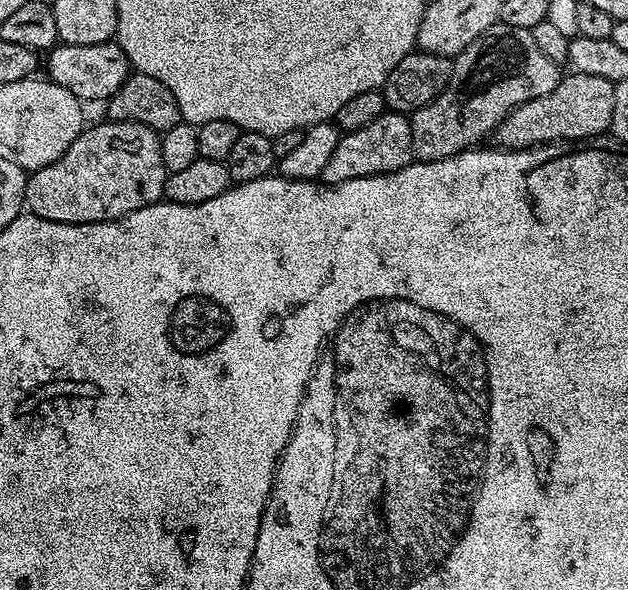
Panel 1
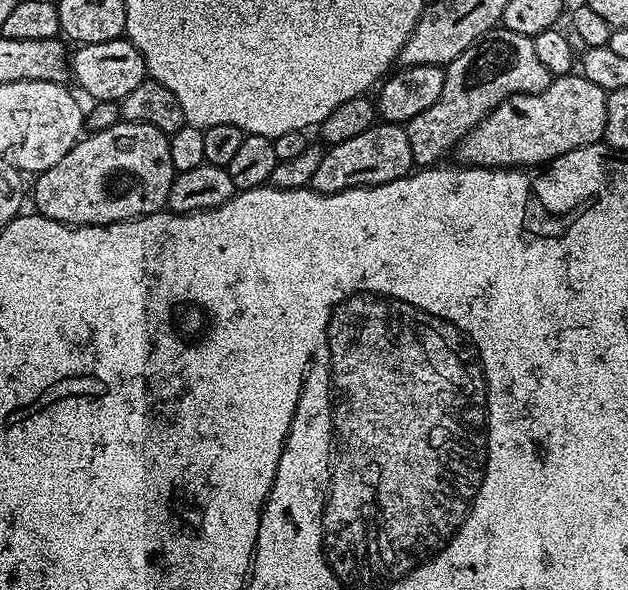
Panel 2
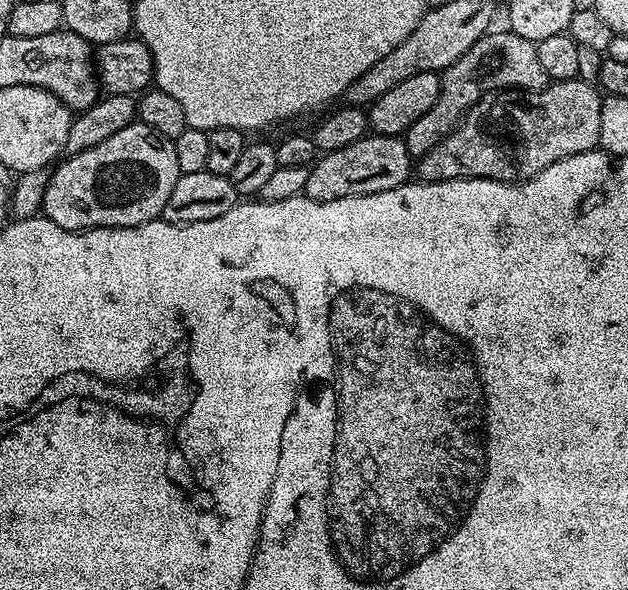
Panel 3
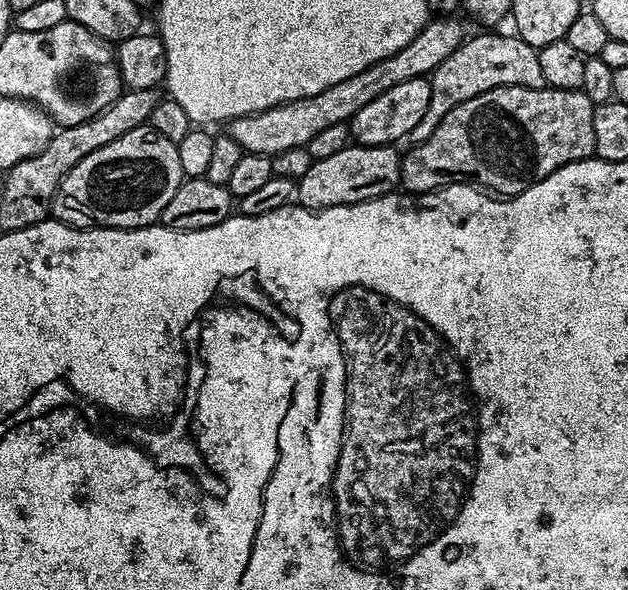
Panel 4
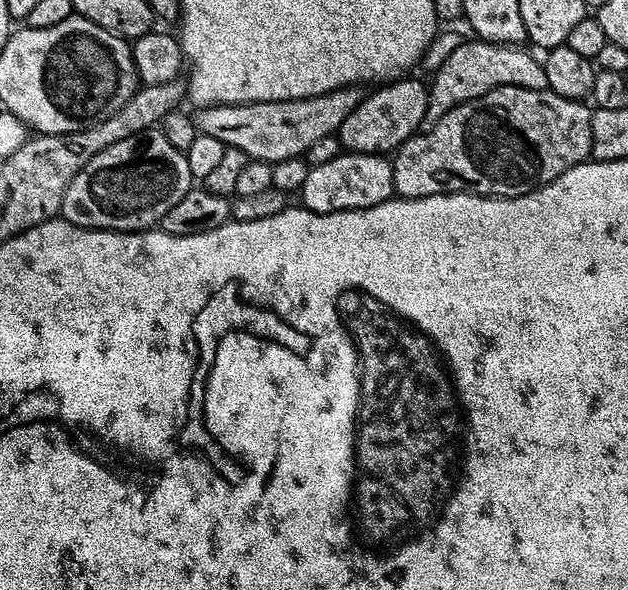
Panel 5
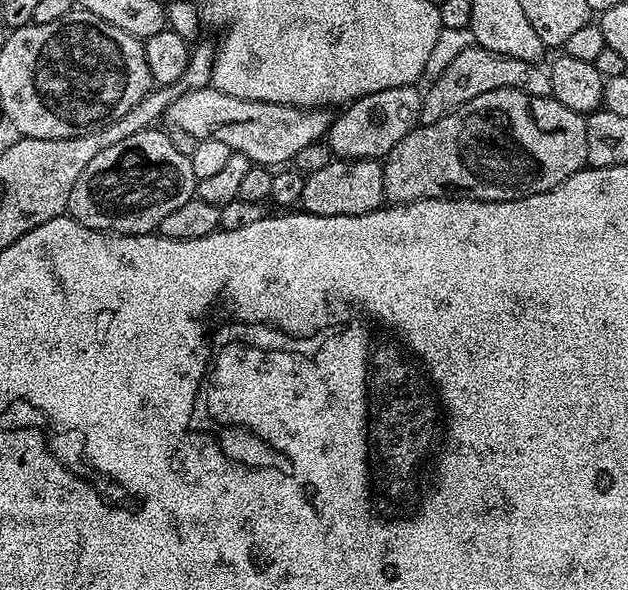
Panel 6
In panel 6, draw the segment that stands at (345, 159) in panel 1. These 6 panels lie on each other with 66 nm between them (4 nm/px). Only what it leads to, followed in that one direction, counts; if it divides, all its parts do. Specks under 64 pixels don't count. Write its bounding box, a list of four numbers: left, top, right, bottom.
[298,158,384,216]

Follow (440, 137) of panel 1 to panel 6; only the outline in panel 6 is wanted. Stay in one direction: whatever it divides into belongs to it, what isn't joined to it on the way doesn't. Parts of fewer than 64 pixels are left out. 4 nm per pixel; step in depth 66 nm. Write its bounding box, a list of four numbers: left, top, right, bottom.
[420,46,551,124]

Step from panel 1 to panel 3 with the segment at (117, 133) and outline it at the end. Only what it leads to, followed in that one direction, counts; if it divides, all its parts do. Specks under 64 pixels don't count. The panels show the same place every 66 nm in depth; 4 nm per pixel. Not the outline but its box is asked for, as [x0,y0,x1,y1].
[42,122,181,232]

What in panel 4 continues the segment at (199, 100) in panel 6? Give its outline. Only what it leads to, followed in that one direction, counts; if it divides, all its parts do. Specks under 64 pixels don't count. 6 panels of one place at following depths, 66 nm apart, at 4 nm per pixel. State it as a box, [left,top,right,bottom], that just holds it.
[226,18,466,157]

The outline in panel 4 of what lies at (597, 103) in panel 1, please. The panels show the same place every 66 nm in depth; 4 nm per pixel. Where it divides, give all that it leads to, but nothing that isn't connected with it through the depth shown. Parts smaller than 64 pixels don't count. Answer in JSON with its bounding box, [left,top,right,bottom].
[400,86,595,198]

